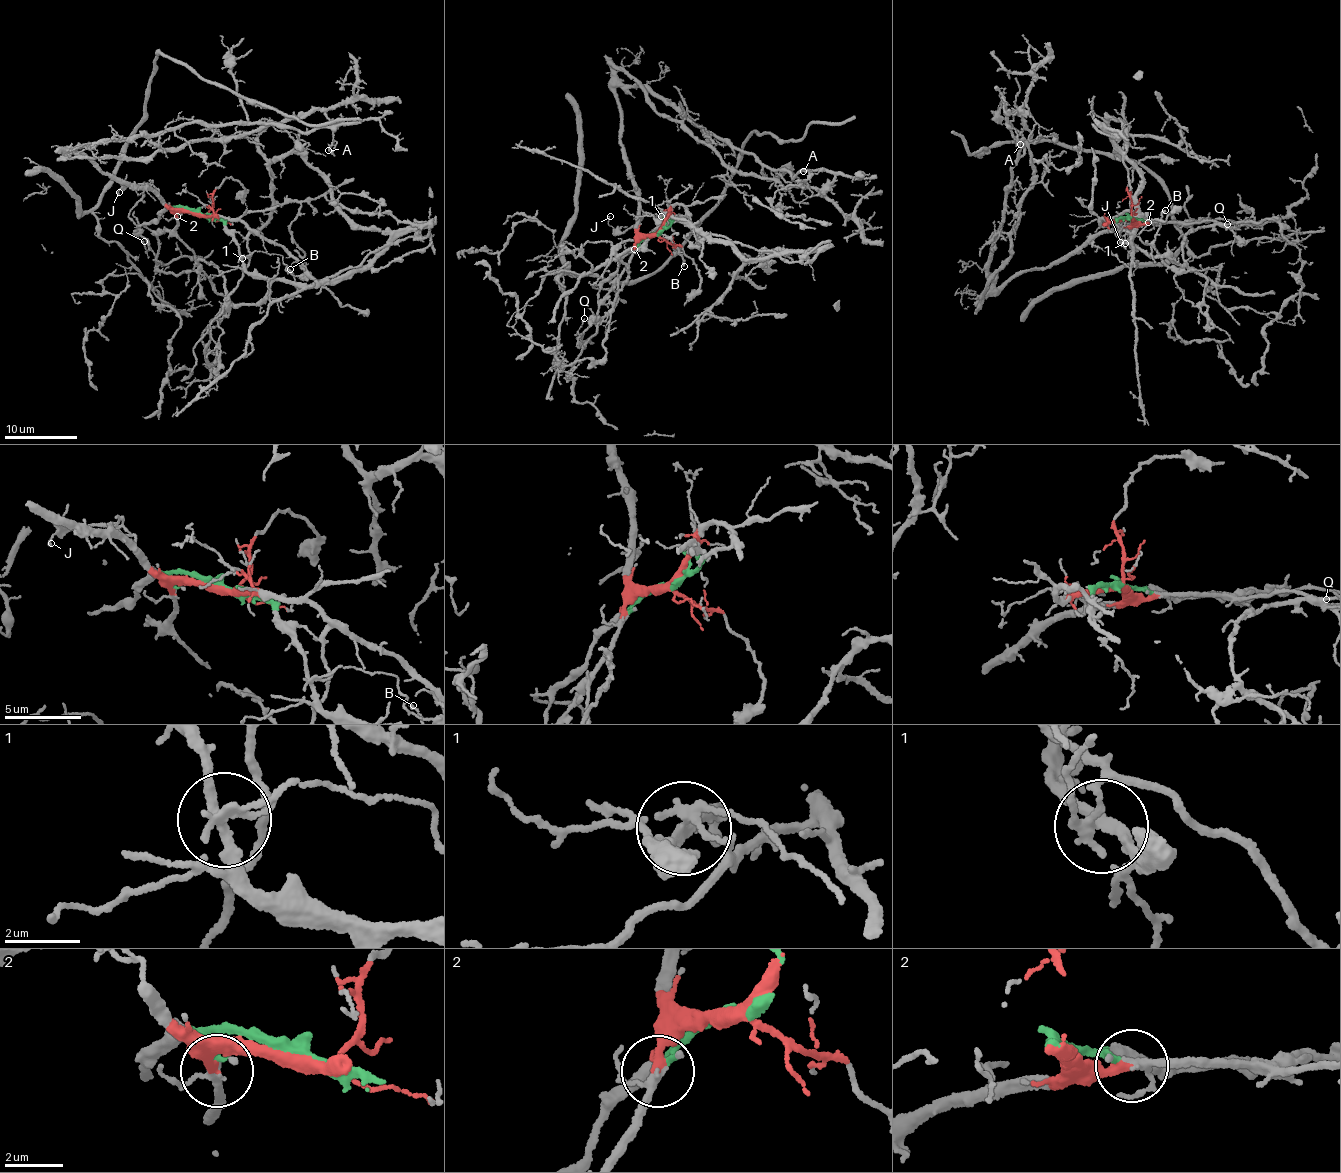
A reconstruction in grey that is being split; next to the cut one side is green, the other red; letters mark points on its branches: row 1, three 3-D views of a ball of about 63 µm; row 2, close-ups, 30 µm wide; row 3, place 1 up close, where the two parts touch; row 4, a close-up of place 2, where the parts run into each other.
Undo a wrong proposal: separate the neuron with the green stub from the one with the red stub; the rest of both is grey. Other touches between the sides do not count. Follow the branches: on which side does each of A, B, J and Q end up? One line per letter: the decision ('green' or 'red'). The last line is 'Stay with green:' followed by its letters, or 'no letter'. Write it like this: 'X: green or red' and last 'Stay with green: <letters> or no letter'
A: red
B: green
J: red
Q: red
Stay with green: B

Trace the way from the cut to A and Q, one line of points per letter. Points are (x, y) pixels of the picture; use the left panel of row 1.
A: (199, 212), (70, 150), (191, 122), (262, 122), (327, 127), (328, 150)
Q: (199, 212), (176, 212), (174, 230), (157, 237), (156, 260), (156, 254), (145, 252), (144, 240)

